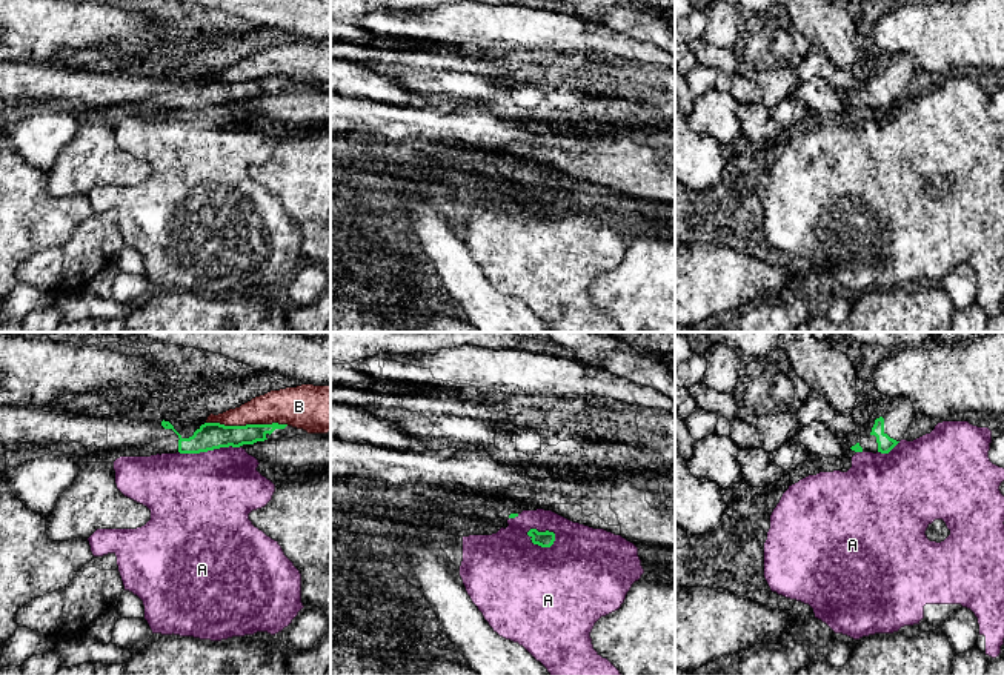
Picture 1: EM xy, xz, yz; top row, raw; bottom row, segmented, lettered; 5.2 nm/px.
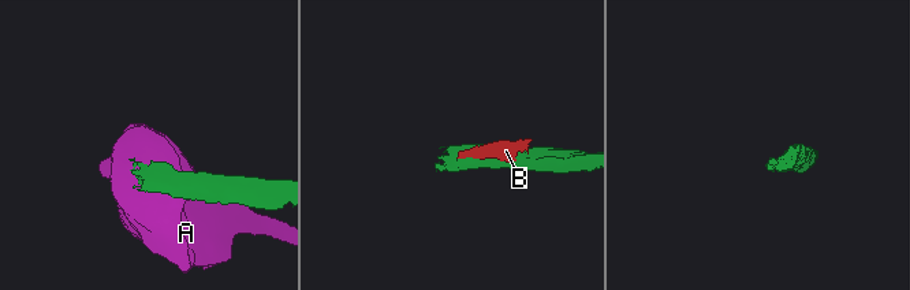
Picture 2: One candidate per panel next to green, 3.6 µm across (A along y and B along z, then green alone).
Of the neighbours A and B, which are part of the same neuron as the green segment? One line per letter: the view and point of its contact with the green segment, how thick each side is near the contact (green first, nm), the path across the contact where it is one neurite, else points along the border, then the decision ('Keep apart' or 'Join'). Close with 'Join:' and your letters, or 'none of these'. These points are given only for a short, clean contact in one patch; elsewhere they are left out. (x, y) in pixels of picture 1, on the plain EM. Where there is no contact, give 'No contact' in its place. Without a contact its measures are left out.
A: Touches green at xz (543, 188). Thickness 80 nm (green) against 360 nm. Keep apart
B: Touches green at xy (248, 80). Thickness 140 nm (green) against 200 nm. Keep apart
Join: none of these

